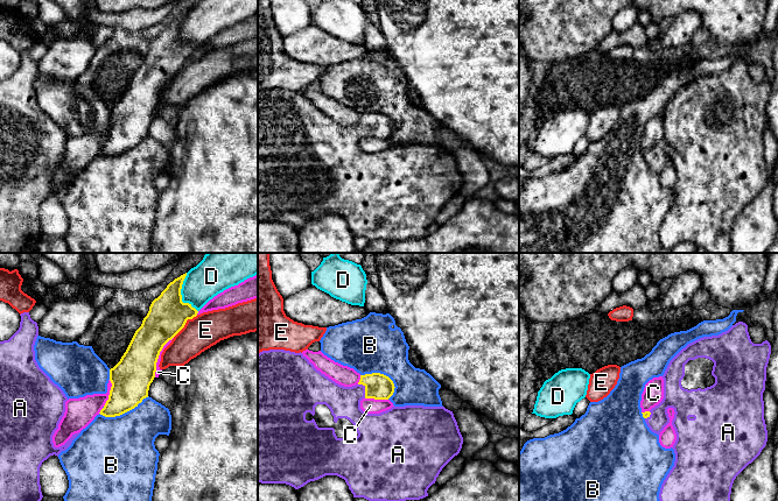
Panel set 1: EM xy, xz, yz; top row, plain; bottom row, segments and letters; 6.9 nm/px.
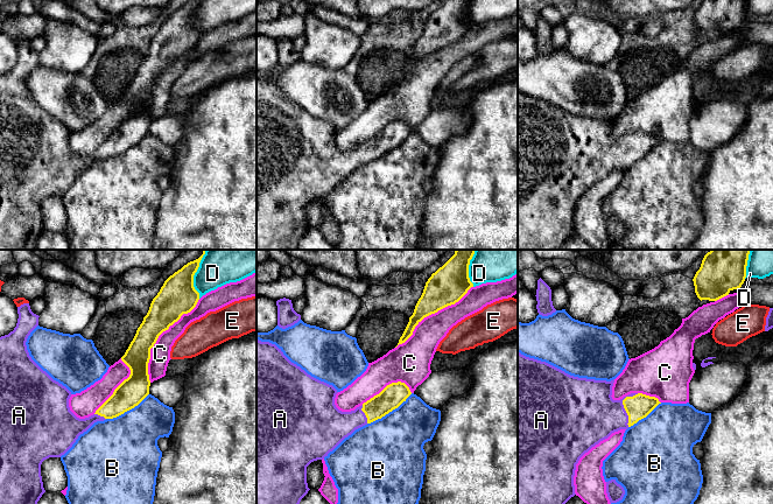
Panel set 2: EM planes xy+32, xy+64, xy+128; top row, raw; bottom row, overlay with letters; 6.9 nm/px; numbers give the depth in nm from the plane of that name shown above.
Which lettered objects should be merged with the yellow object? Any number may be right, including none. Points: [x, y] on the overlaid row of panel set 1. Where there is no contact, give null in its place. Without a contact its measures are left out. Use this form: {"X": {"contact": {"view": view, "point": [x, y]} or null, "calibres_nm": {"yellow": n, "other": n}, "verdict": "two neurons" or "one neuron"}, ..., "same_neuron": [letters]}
{"A": {"contact": {"view": "xz", "point": [365, 389]}, "calibres_nm": {"yellow": 180, "other": 220}, "verdict": "one neuron"}, "B": {"contact": {"view": "xy", "point": [124, 413]}, "calibres_nm": {"yellow": 280, "other": 460}, "verdict": "two neurons"}, "C": {"contact": {"view": "xy", "point": [158, 357]}, "calibres_nm": {"yellow": 280, "other": 40}, "verdict": "two neurons"}, "D": {"contact": {"view": "xy", "point": [181, 295]}, "calibres_nm": {"yellow": 260, "other": 260}, "verdict": "two neurons"}, "E": {"contact": {"view": "xy", "point": [184, 324]}, "calibres_nm": {"yellow": 260, "other": 240}, "verdict": "two neurons"}, "same_neuron": ["A"]}

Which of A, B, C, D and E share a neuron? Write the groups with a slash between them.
A / B / C / D / E

